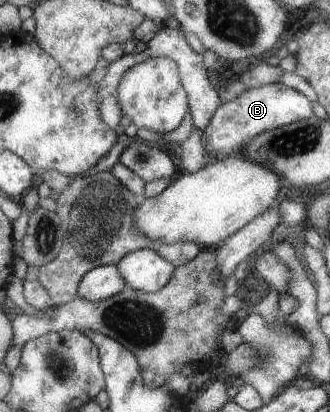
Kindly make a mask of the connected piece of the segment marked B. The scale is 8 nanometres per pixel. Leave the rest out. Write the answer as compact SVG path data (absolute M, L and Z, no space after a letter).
M278 83L248 88L236 99L223 102L216 109L208 127L204 130L208 140L205 152L212 151L215 157L230 156L232 152L243 151L249 141L262 132L293 124L298 120L307 120L312 116L314 112L312 112L310 98L290 86Z

